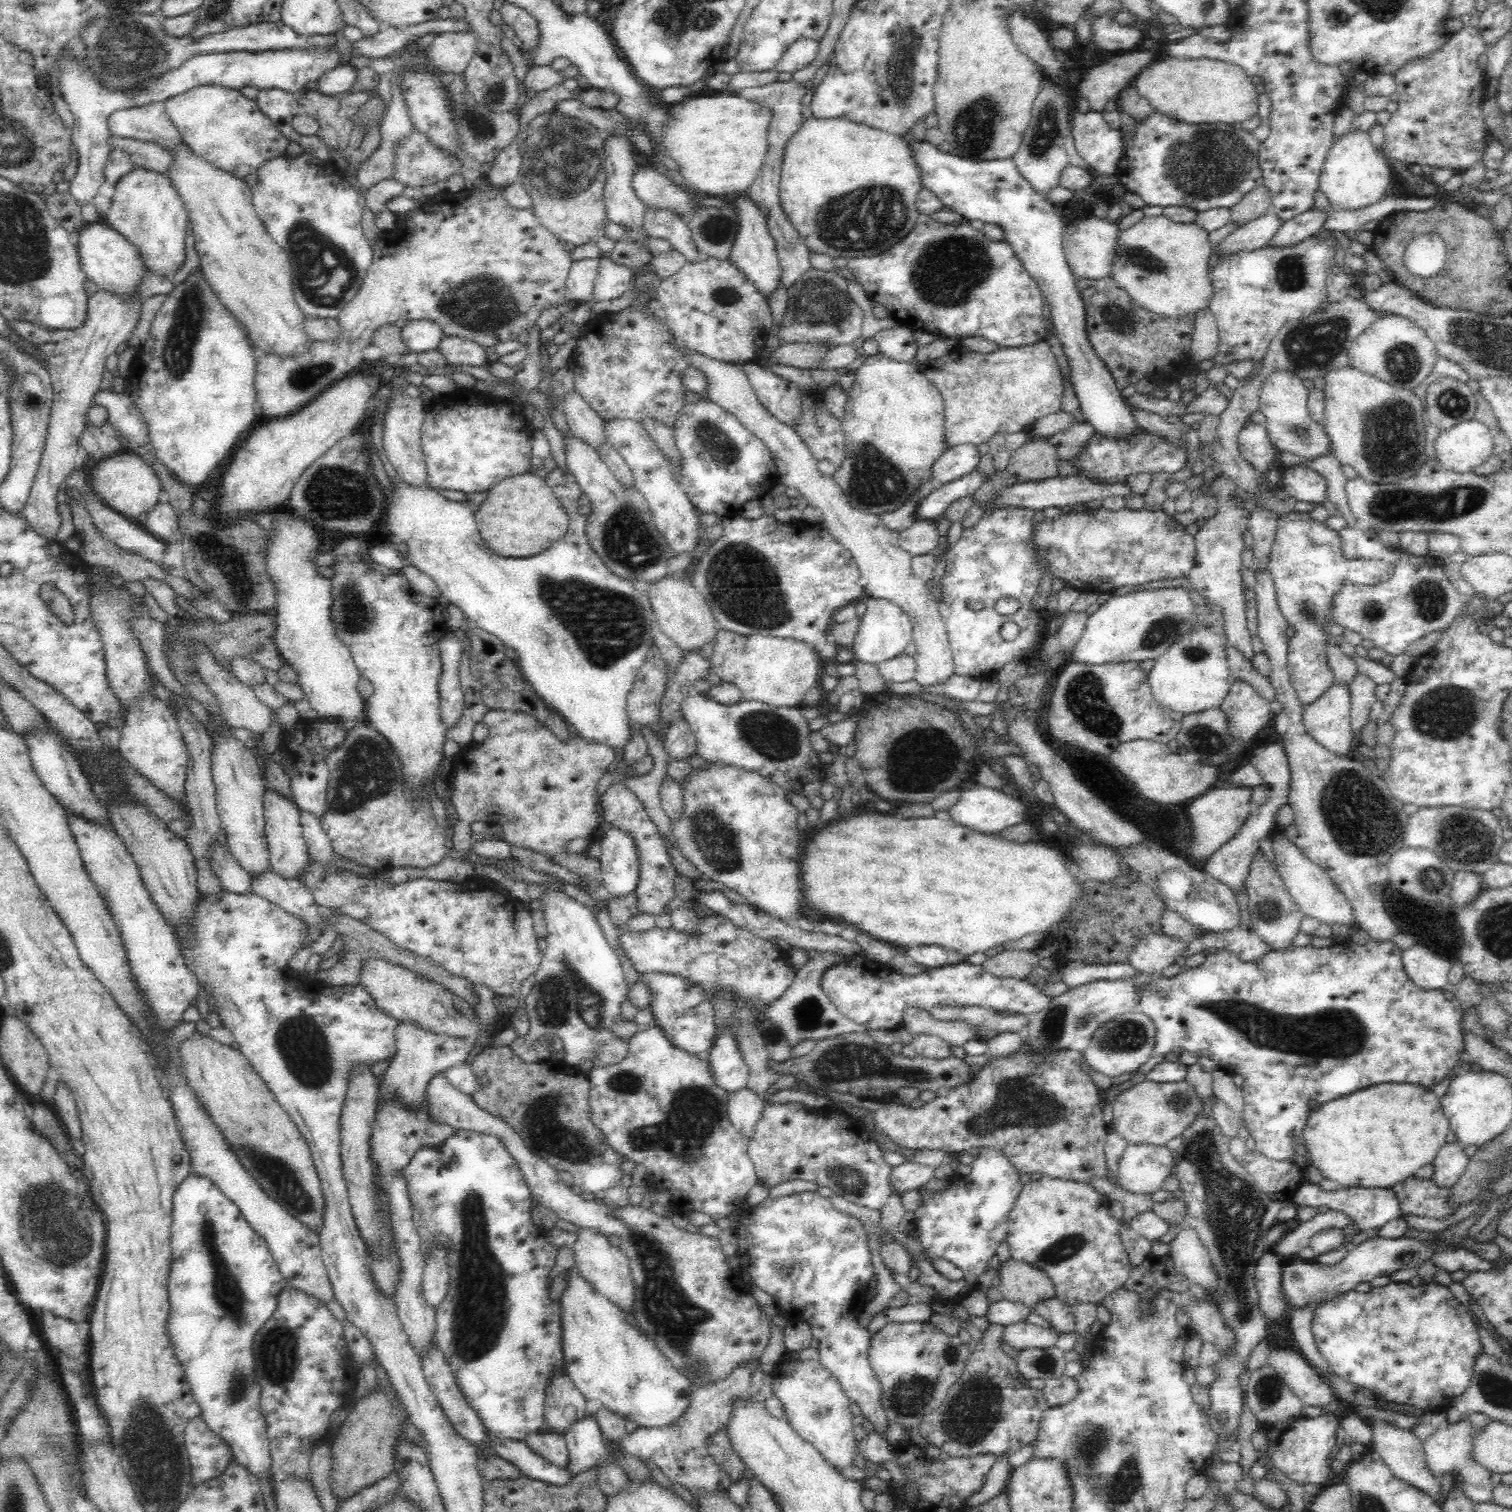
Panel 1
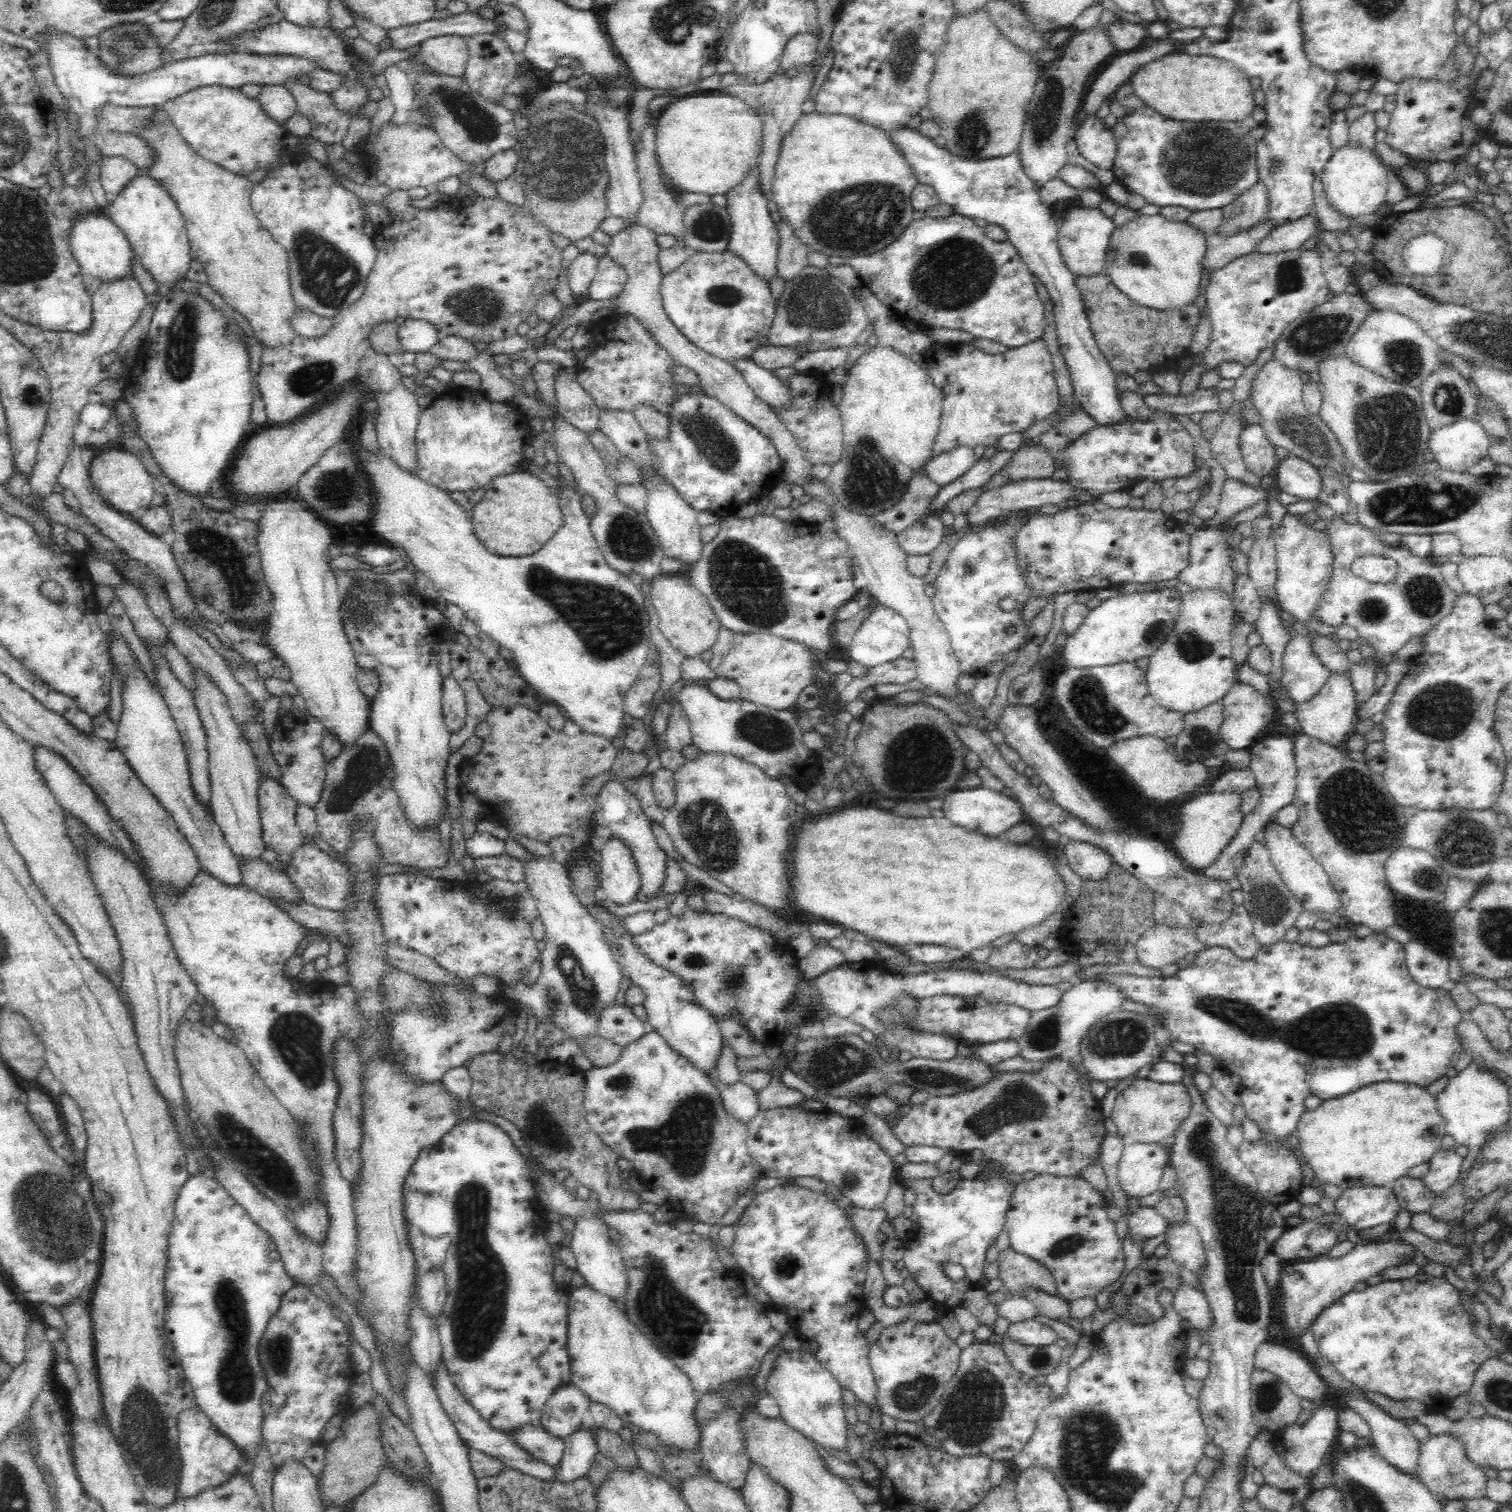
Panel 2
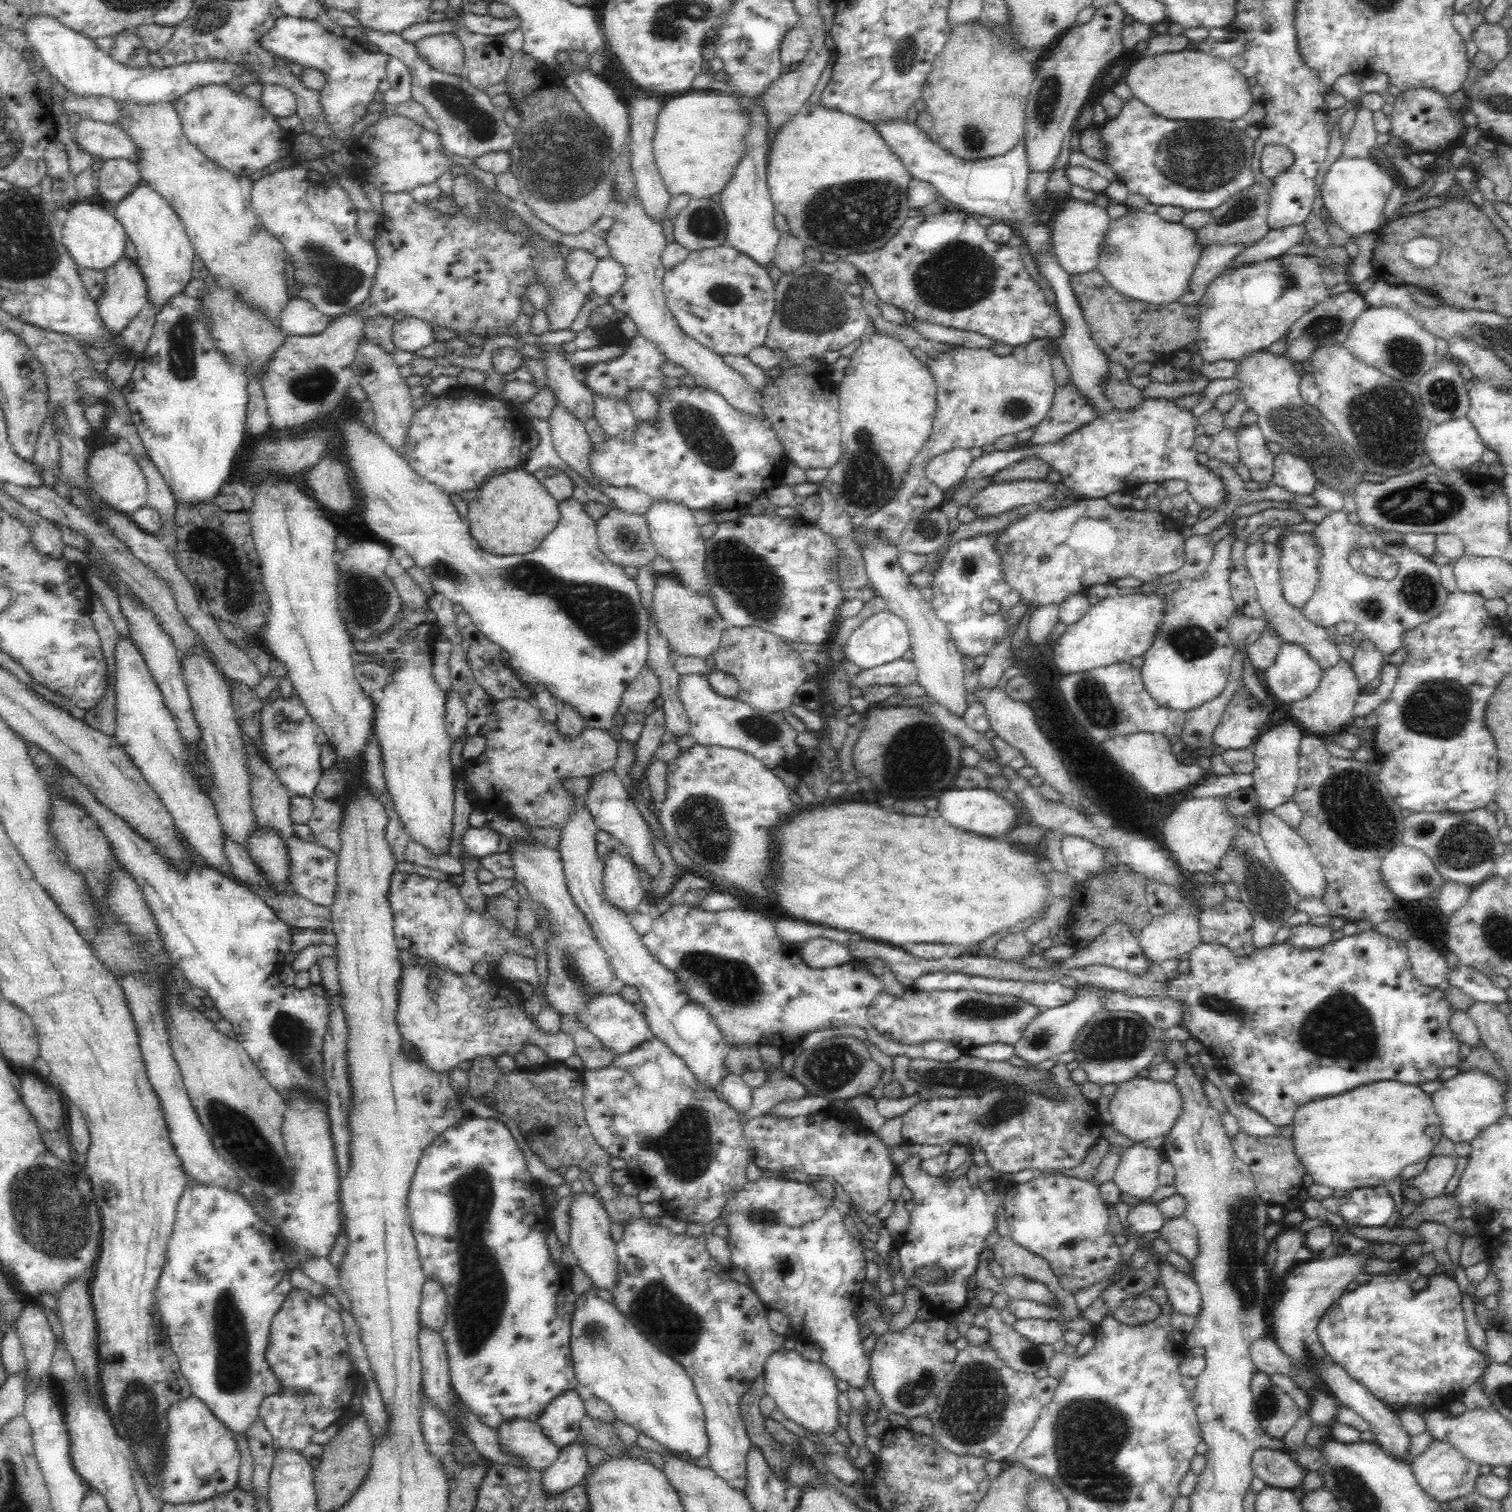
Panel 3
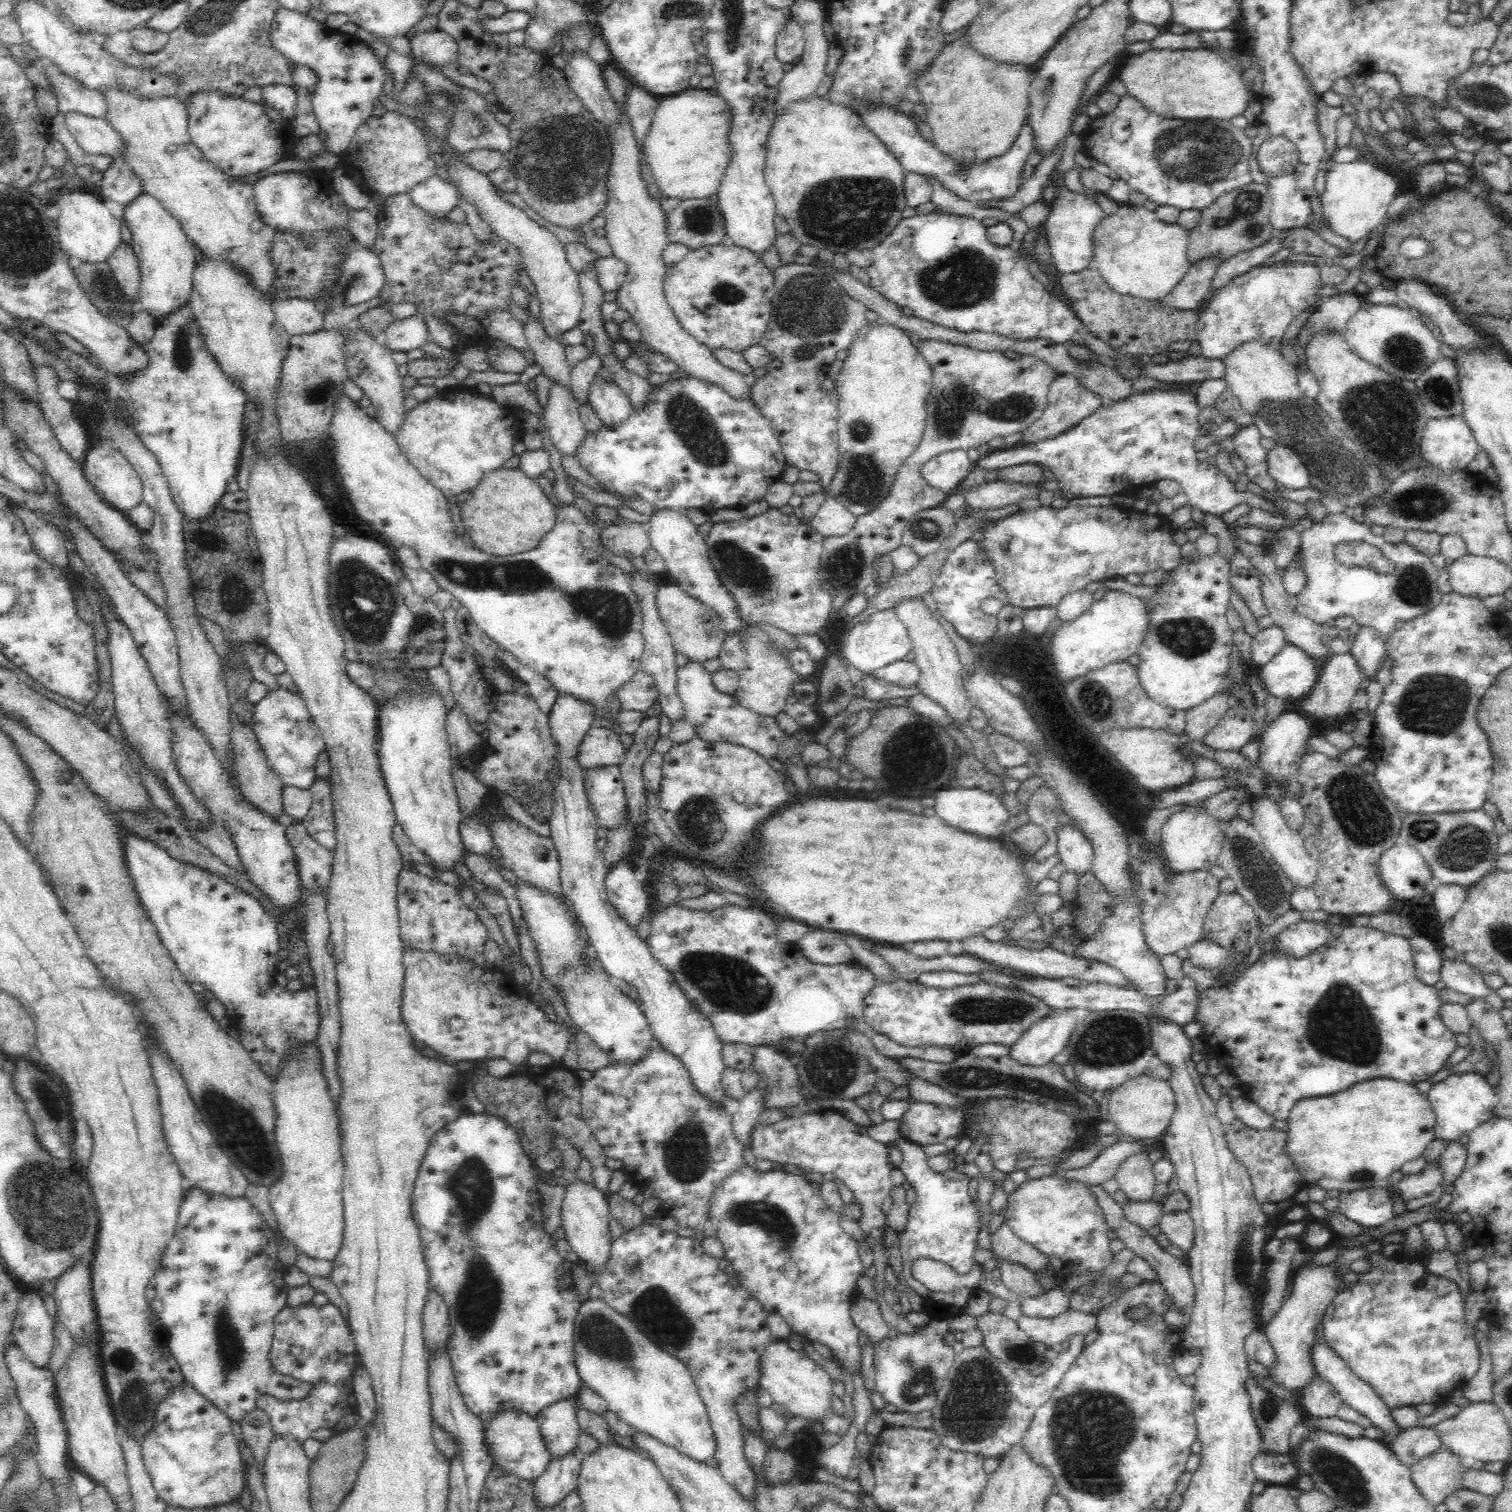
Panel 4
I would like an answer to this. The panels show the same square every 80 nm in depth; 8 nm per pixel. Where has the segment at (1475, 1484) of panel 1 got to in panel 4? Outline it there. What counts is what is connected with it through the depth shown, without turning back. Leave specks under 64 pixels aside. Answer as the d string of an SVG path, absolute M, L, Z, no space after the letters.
M1443 1446L1434 1454L1424 1456L1410 1467L1415 1487L1434 1506L1444 1503L1453 1492L1466 1489L1463 1476L1470 1468L1466 1468L1461 1456L1448 1447Z

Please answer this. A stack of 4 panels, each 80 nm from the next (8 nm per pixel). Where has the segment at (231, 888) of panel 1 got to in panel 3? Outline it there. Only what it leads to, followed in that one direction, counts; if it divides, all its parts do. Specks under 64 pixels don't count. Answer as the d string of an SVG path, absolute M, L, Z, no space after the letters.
M121 637L115 646L116 657L116 718L117 727L115 728L116 740L132 759L134 766L142 773L144 780L156 791L162 804L167 808L168 813L174 820L176 830L180 832L184 840L192 846L192 849L201 857L204 865L210 867L229 879L235 875L232 872L226 853L224 853L224 837L221 825L210 796L203 792L191 772L185 758L185 746L181 734L177 729L176 721L164 702L160 689L147 667L142 653L136 649L136 645L130 639Z

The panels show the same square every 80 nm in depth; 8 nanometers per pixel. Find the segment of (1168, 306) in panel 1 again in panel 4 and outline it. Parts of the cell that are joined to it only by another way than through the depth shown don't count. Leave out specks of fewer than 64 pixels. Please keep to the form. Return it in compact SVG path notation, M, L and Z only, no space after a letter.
M1121 204L1117 212L1106 215L1093 230L1093 267L1114 292L1159 302L1184 278L1192 266L1191 260L1187 258L1188 233L1188 229L1177 223L1170 224L1160 220L1155 211L1143 206Z

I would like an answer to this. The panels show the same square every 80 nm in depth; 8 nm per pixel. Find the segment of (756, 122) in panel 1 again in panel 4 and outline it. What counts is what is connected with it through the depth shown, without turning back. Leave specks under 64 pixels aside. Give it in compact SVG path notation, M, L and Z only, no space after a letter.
M692 88L659 98L643 151L664 197L686 200L717 194L731 159L730 129L731 108L712 90Z

